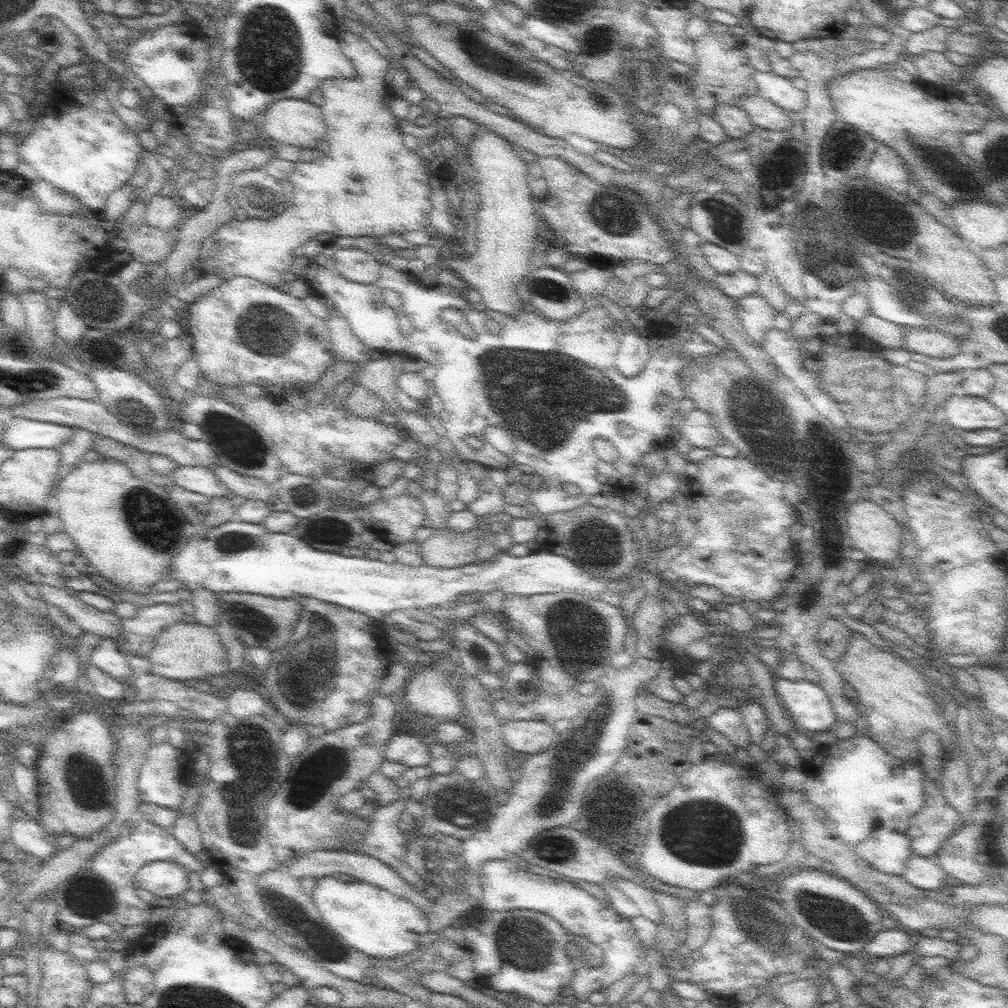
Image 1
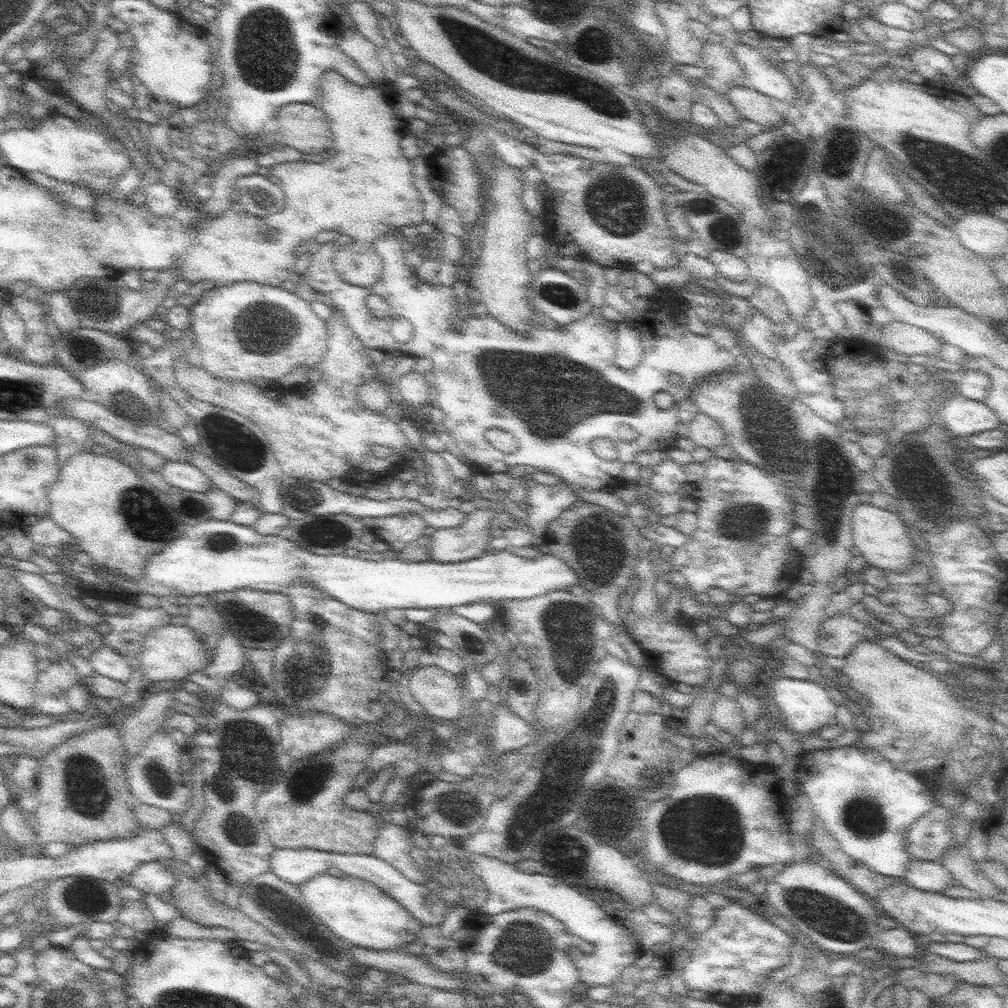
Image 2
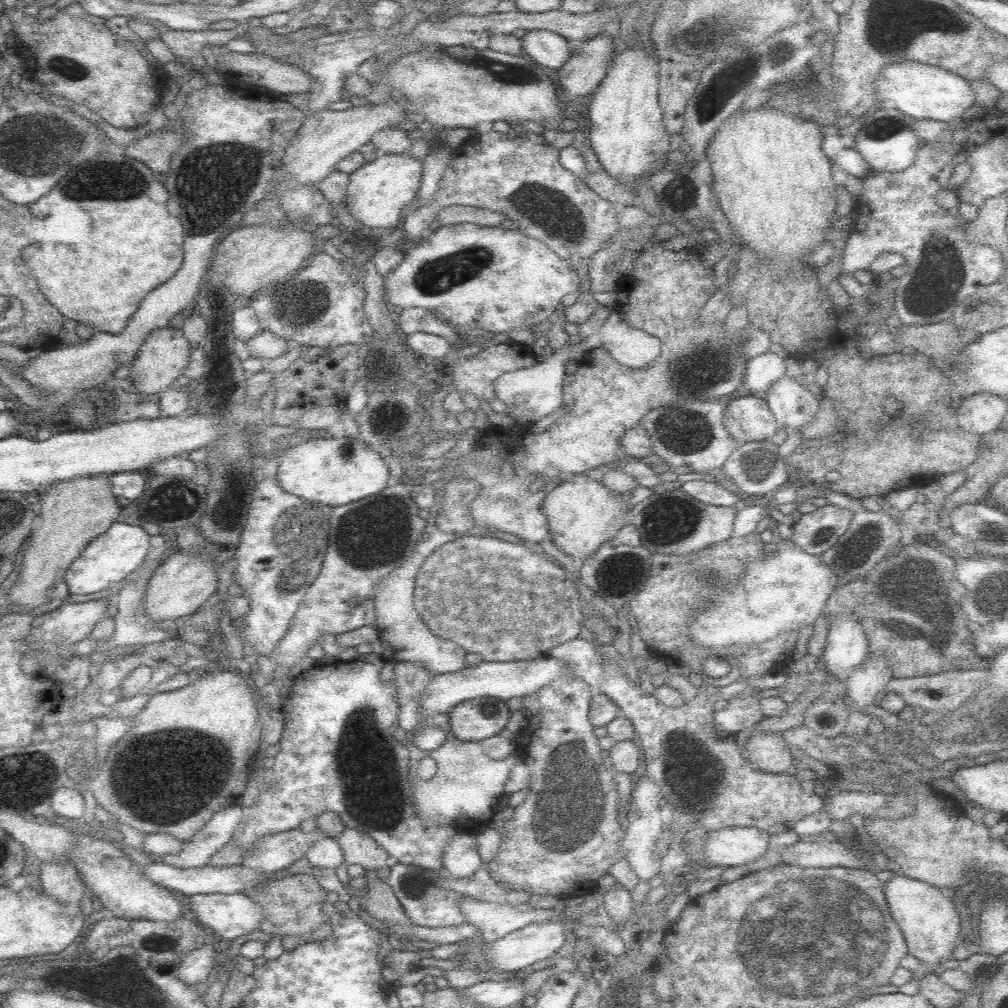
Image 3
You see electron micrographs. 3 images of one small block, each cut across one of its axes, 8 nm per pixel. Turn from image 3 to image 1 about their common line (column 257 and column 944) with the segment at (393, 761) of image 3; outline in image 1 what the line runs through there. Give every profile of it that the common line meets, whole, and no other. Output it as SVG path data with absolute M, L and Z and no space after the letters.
M927 776L923 778L925 788L925 808L911 816L907 836L911 840L911 850L915 856L933 858L941 846L955 836L963 826L957 810L947 804L941 794L941 782L933 782Z

